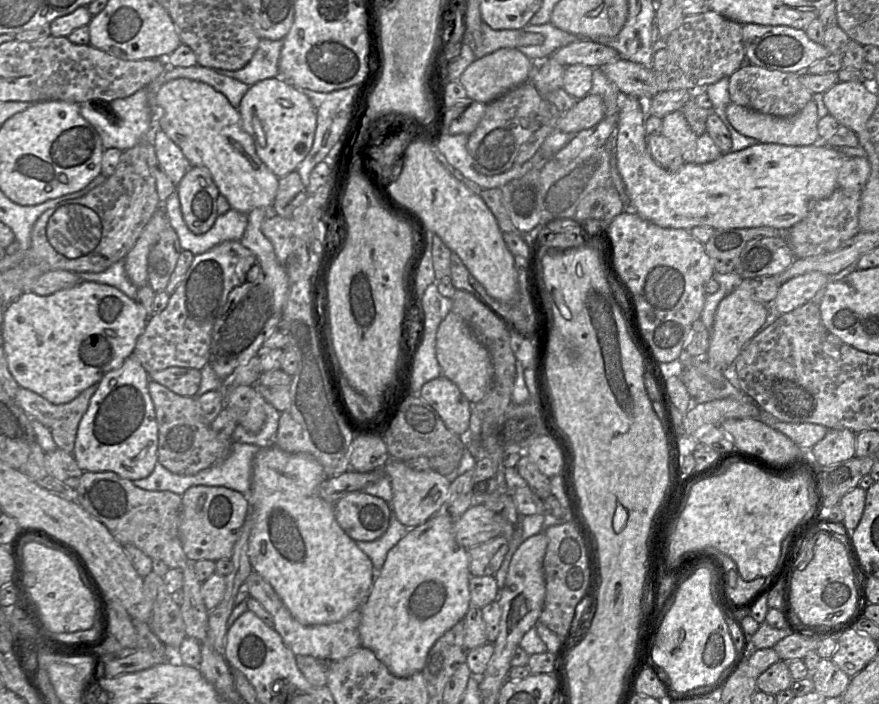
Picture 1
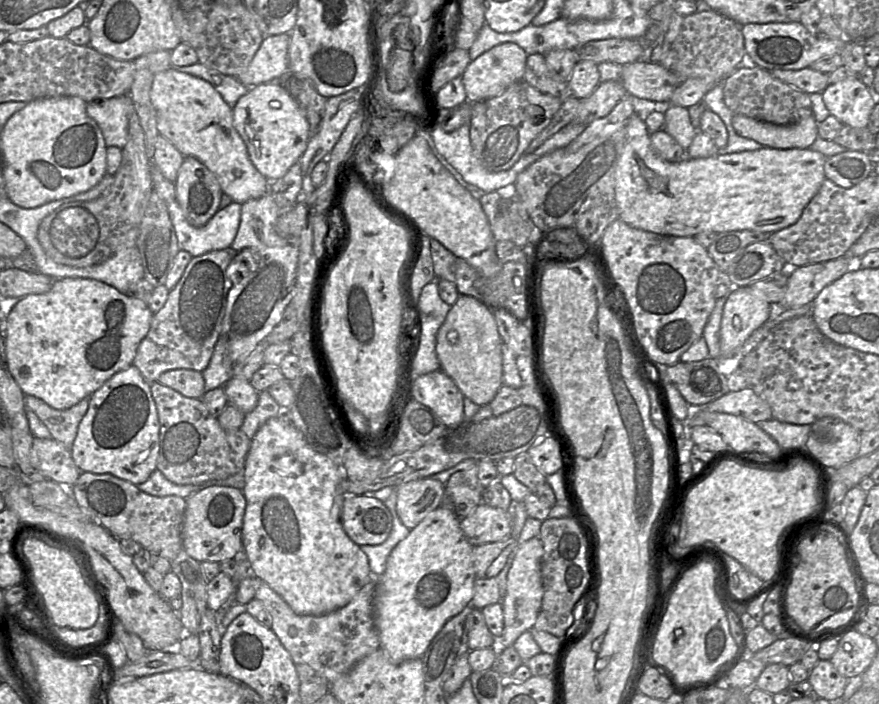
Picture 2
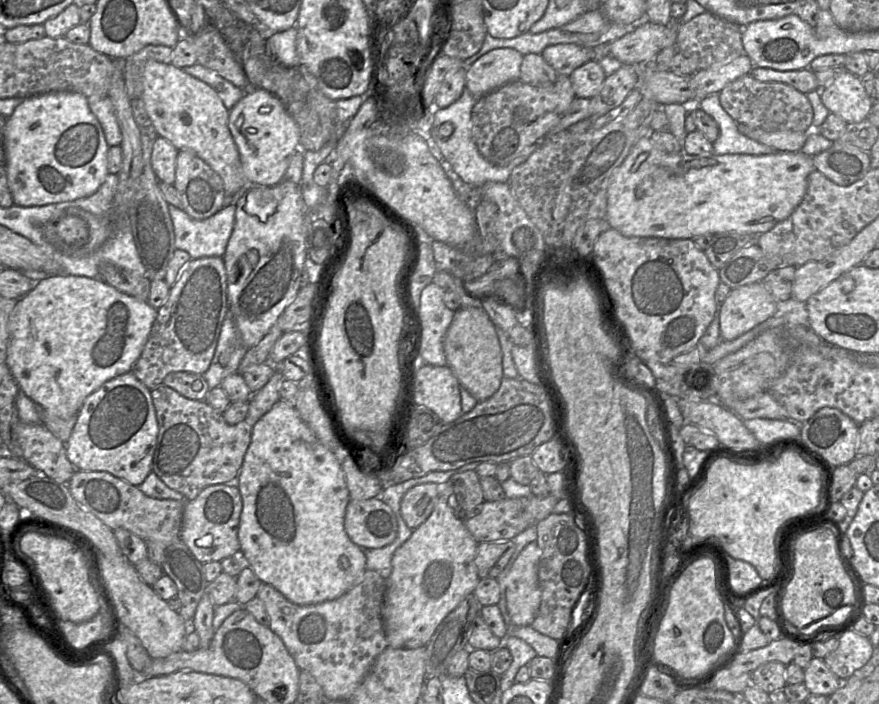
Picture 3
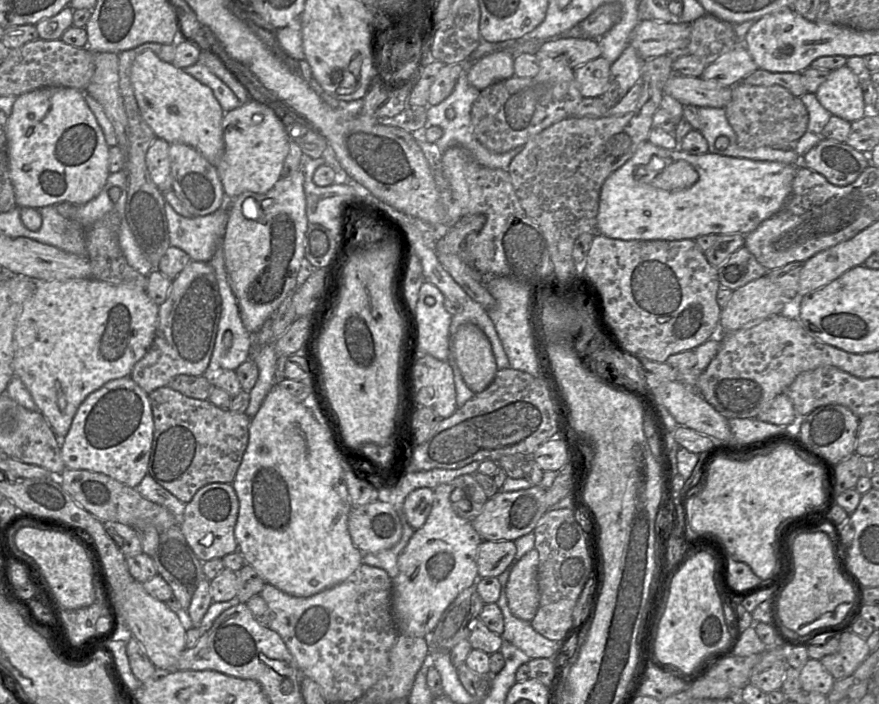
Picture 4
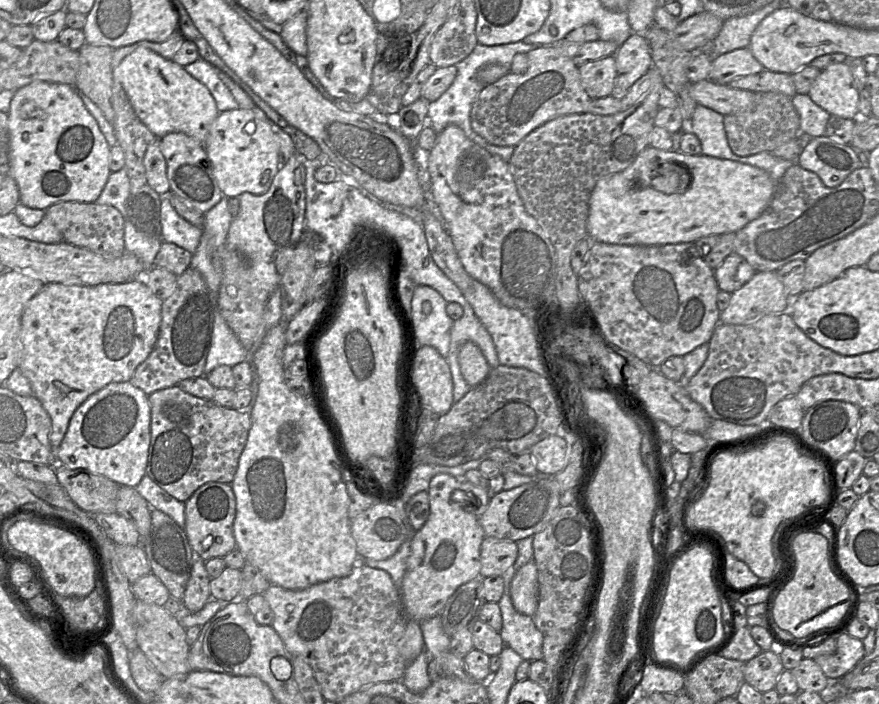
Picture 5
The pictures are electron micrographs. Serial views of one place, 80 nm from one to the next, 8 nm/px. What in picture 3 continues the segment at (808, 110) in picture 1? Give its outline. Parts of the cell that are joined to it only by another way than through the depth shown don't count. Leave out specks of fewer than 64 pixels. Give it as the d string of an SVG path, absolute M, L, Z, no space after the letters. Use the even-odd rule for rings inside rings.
M737 123L740 133L759 143L775 148L780 152L799 152L804 146L809 131L776 131L767 132L758 128L751 128L745 124Z

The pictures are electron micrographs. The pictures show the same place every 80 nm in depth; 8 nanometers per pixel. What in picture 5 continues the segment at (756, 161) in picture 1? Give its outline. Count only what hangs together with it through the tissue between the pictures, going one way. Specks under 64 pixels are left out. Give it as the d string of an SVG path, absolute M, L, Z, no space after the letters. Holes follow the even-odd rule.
M648 146L627 169L597 182L589 200L588 238L606 244L653 246L695 243L710 235L736 233L767 208L775 183L755 166ZM672 163L687 168L691 185L683 193L666 195L652 188L651 181L664 175Z

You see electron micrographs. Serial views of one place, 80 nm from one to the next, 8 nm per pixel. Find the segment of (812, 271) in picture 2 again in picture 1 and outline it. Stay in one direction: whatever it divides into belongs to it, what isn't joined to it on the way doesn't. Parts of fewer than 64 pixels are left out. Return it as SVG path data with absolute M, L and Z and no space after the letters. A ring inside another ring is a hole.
M809 272L783 283L776 298L768 306L769 311L783 315L806 304L830 281L830 276L821 272Z

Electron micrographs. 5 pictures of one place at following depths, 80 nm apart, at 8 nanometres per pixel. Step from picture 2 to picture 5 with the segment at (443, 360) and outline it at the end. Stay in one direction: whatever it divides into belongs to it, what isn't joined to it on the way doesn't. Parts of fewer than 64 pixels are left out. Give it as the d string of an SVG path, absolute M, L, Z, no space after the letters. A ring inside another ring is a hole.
M466 342L461 346L458 363L460 372L470 387L484 382L492 369L479 347L472 342Z

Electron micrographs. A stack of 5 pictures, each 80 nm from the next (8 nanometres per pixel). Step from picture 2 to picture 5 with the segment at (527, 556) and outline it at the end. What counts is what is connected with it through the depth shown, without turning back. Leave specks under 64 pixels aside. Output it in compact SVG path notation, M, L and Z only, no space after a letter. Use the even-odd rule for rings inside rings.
M534 558L515 573L510 583L510 598L514 608L533 616L538 606L538 572Z

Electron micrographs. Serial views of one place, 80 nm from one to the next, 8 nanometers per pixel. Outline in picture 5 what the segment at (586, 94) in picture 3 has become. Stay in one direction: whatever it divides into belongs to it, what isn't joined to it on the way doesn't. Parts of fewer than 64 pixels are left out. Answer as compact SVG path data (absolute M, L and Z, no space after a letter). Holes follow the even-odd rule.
M615 56L588 61L579 66L582 86L591 99L611 96L617 76Z

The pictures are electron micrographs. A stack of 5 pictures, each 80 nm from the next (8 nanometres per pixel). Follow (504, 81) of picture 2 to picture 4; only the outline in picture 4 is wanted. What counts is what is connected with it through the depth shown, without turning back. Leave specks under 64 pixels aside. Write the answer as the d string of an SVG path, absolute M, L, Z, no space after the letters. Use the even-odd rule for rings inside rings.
M494 51L477 60L468 71L469 83L482 91L514 75L514 57L509 51Z

